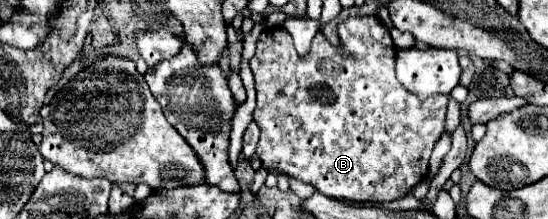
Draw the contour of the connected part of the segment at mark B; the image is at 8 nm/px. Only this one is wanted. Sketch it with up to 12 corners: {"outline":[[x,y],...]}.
{"outline":[[377,17],[309,53],[265,27],[257,155],[329,197],[401,199],[447,97],[395,77]]}

